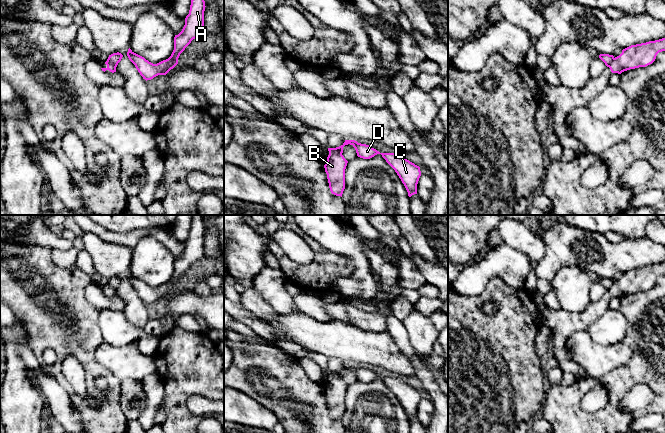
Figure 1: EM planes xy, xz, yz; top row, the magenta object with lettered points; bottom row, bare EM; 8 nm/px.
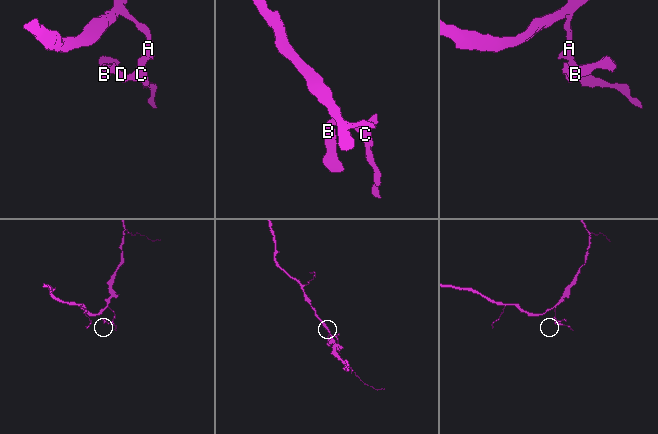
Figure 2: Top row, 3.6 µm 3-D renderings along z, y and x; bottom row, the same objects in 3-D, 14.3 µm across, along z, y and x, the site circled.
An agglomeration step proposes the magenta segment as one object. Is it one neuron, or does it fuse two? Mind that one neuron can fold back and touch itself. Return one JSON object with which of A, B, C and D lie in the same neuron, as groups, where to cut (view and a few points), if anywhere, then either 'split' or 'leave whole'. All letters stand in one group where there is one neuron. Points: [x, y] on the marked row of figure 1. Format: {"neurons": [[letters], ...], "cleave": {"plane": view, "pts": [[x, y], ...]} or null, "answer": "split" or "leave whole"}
{"neurons": [["A", "C", "D"], ["B"]], "cleave": {"plane": "xz", "pts": [[329, 151], [341, 155]]}, "answer": "split"}

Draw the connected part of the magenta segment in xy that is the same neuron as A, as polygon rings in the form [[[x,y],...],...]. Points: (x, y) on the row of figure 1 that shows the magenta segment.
[[[191,0],[189,14],[185,18],[182,31],[174,37],[174,50],[171,56],[157,64],[153,64],[144,57],[134,53],[130,48],[127,56],[135,65],[143,79],[151,80],[158,75],[166,75],[178,64],[178,58],[193,39],[205,33],[204,27],[204,0]]]

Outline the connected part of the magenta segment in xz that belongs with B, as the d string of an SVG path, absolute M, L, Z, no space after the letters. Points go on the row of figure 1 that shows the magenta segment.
M329 152L326 164L324 165L330 191L336 196L342 197L345 189L345 169L347 163L348 161L343 155Z

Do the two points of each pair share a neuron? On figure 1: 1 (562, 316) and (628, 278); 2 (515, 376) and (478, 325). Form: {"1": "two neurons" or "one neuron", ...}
{"1": "one neuron", "2": "one neuron"}

